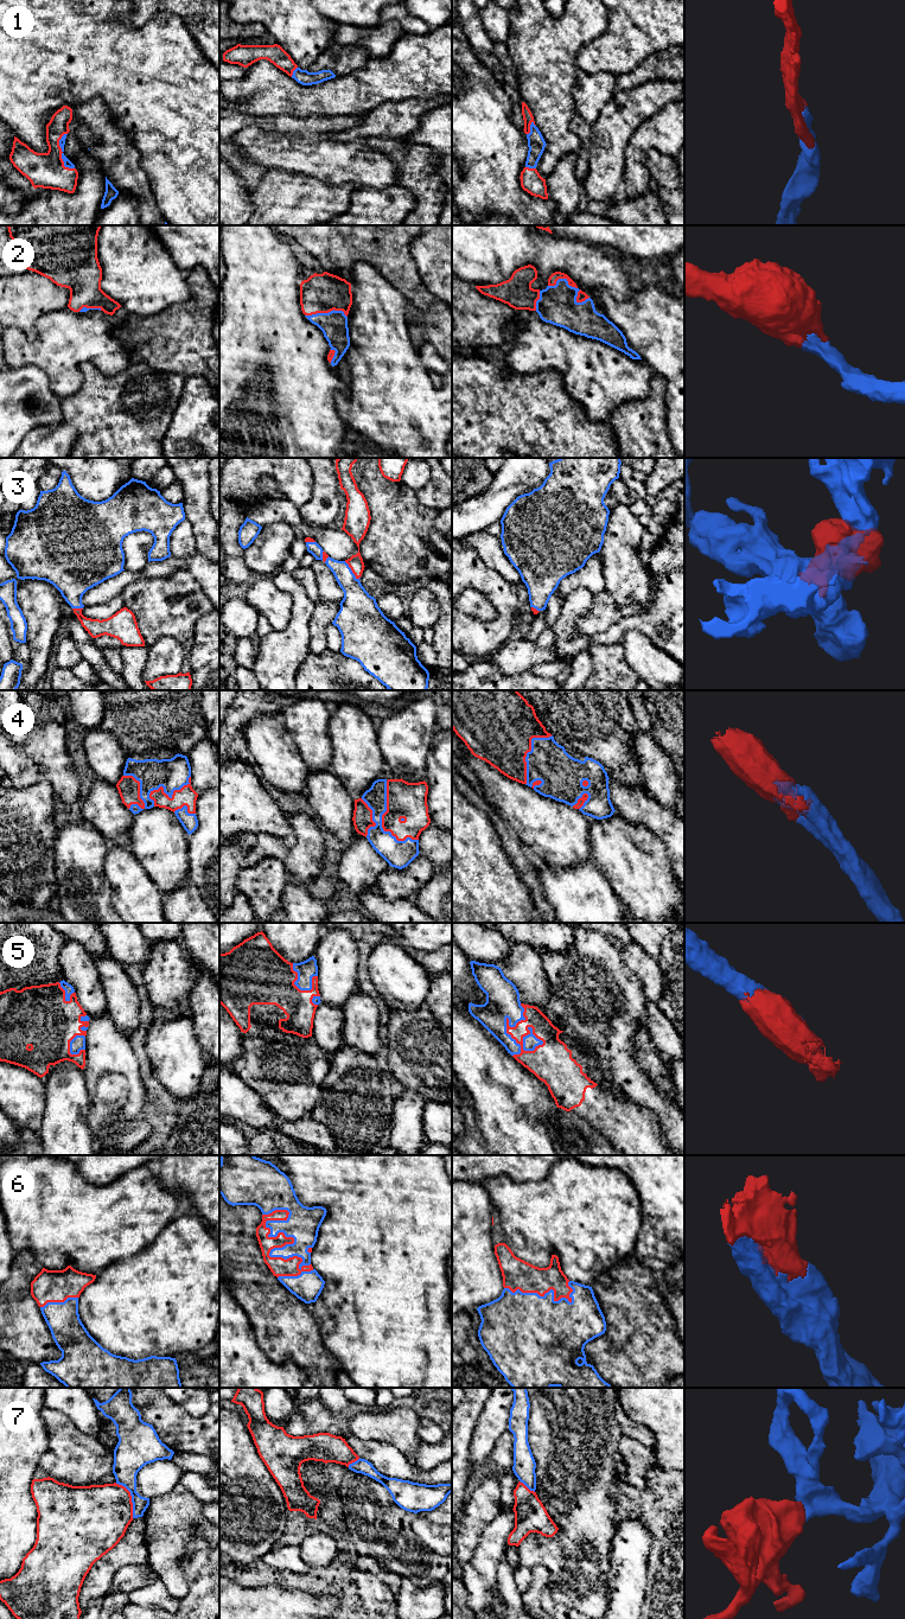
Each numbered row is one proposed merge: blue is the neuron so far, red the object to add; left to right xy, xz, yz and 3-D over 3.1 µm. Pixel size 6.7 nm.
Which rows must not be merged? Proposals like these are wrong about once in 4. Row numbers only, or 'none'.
7

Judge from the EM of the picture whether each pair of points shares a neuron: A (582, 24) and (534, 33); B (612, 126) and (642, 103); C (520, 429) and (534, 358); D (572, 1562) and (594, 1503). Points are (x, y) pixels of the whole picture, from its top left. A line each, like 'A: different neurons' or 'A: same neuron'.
A: same neuron
B: same neuron
C: different neurons
D: same neuron

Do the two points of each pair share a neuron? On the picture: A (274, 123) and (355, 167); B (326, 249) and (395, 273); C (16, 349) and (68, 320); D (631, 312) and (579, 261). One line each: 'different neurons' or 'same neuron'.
A: different neurons
B: same neuron
C: same neuron
D: different neurons

